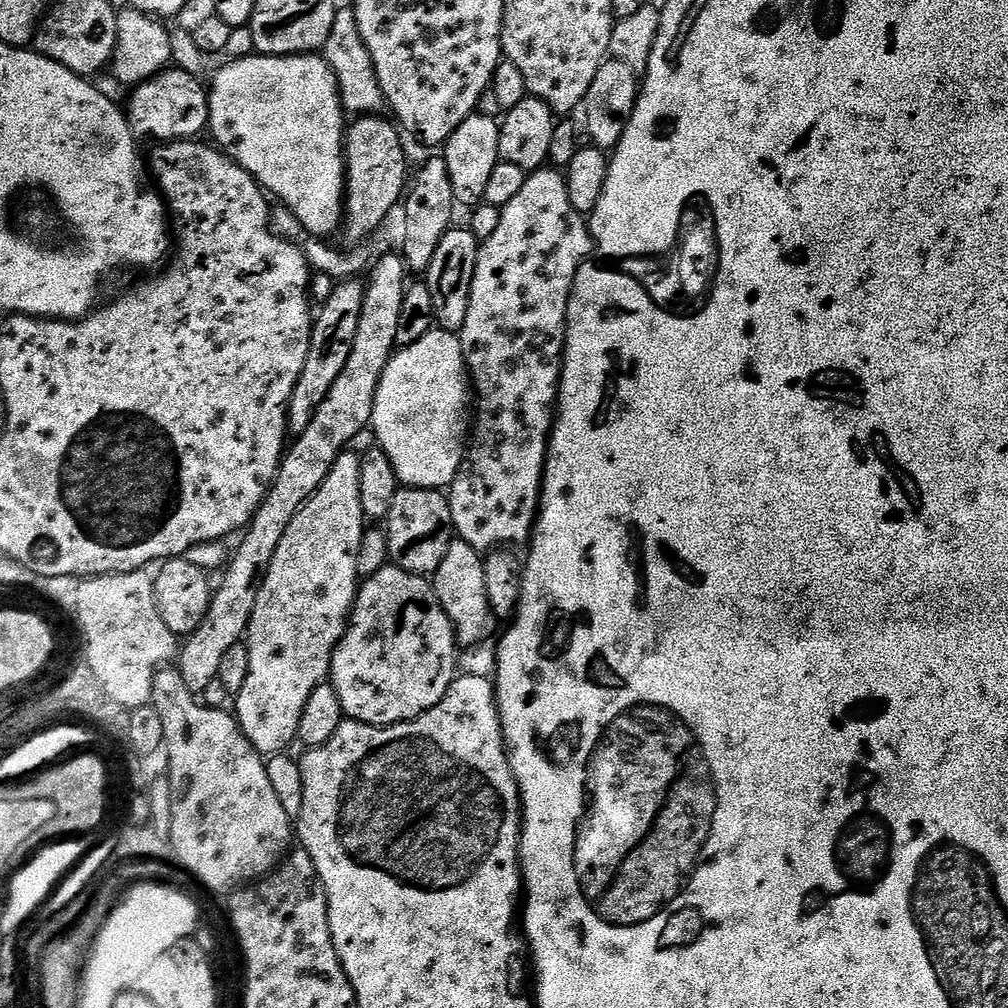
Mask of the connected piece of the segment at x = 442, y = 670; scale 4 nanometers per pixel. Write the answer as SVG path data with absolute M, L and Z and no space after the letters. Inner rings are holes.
M389 562L384 568L378 570L376 574L365 579L359 585L356 602L352 605L352 615L348 617L348 628L344 631L344 636L338 642L338 646L332 655L330 683L338 694L338 702L342 702L342 710L347 719L357 720L363 724L373 724L375 728L386 728L390 724L404 724L408 720L416 720L422 713L429 712L443 698L452 681L456 679L458 675L457 657L456 632L452 629L450 618L446 618L446 610L442 610L442 606L436 597L436 591L432 589L431 583L423 575L408 573L406 570L397 568L395 564Z

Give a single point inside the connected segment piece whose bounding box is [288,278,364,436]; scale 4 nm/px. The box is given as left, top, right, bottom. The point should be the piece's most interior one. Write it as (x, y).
(333, 330)

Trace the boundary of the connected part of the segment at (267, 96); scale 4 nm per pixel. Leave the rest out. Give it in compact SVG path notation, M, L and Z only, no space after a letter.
M251 54L241 60L232 60L212 80L212 88L208 92L208 128L212 132L221 152L229 156L235 164L242 166L255 178L257 184L264 189L269 197L277 196L283 207L289 208L301 223L303 231L309 236L332 236L341 231L344 223L344 194L346 191L346 111L340 100L339 83L334 70L320 54L301 54L298 56L262 56Z

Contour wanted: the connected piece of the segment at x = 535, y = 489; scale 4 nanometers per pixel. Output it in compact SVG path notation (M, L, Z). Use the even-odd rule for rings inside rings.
M545 166L539 172L531 173L518 194L504 207L500 208L501 217L494 234L482 241L478 247L478 258L474 266L474 282L470 286L470 306L466 310L466 322L458 334L464 351L464 365L468 367L471 387L474 389L474 423L470 428L470 439L466 445L464 461L460 463L458 474L454 477L446 495L449 502L452 526L455 535L464 540L474 550L487 554L493 549L503 549L514 544L527 545L532 539L532 530L540 511L540 490L544 487L544 463L548 457L548 437L552 435L554 405L560 391L560 365L564 362L564 335L568 321L568 299L572 297L572 287L580 265L589 259L593 251L592 233L585 217L570 206L568 181L556 168Z

